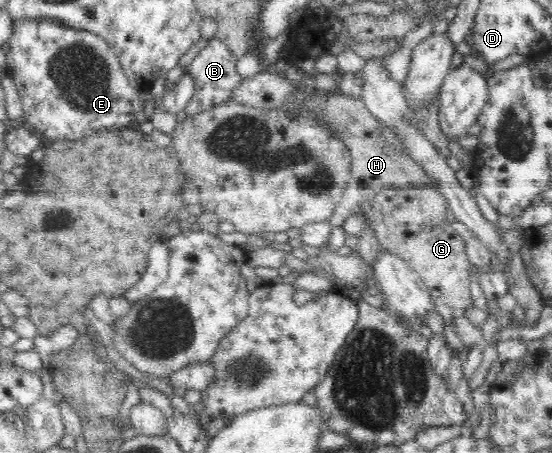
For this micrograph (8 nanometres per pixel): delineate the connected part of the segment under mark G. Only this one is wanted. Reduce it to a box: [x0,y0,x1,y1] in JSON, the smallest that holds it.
[368,185,473,312]

